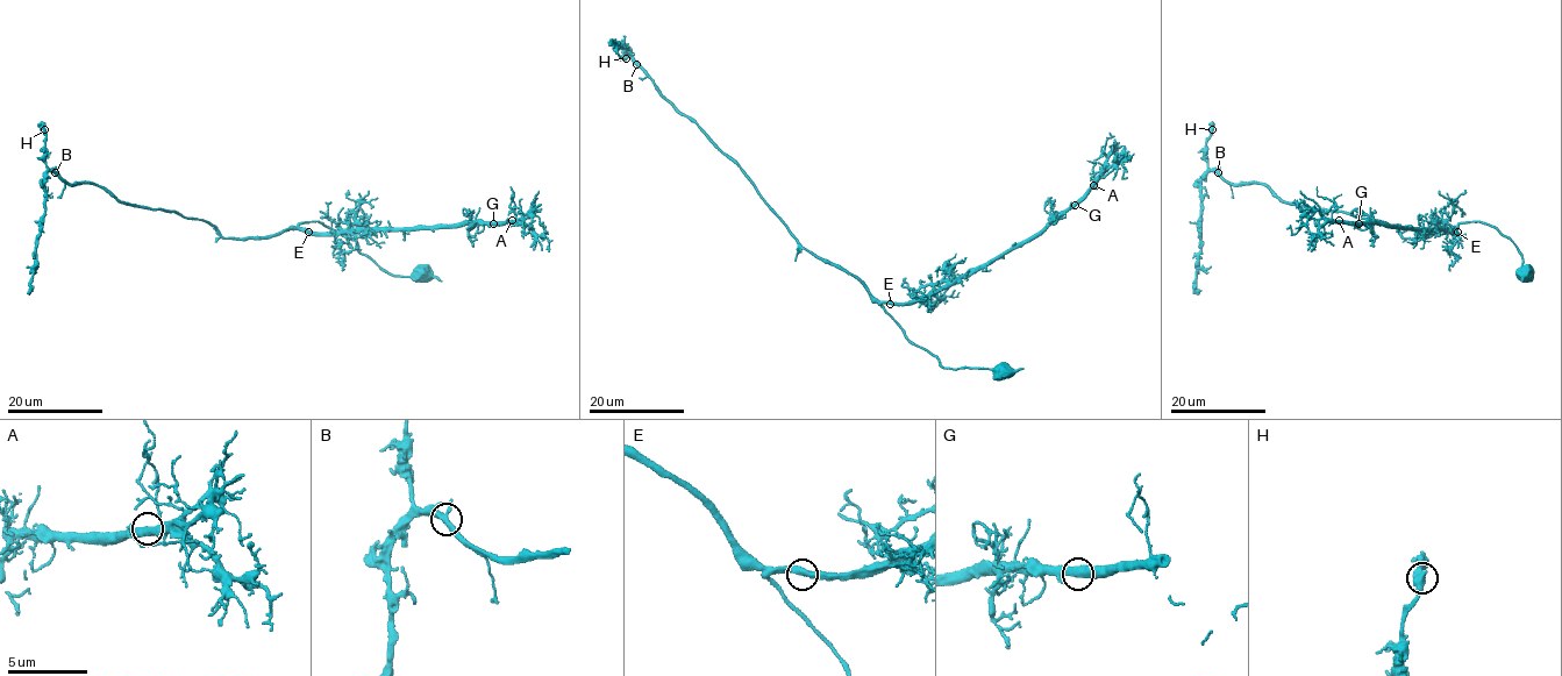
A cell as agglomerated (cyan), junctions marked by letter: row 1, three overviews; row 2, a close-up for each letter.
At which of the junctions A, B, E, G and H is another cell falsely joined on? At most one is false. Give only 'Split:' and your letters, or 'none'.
Split: none

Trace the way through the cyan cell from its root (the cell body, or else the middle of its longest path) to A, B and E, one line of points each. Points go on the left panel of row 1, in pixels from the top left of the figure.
A: (420, 277), (386, 272), (358, 250), (352, 239), (319, 221), (299, 225), (319, 234), (347, 234), (512, 220)
B: (420, 277), (386, 272), (352, 239), (319, 221), (225, 239), (209, 221), (127, 205), (55, 172)
E: (420, 277), (386, 272), (358, 250), (352, 239), (319, 221), (299, 225), (308, 233)

